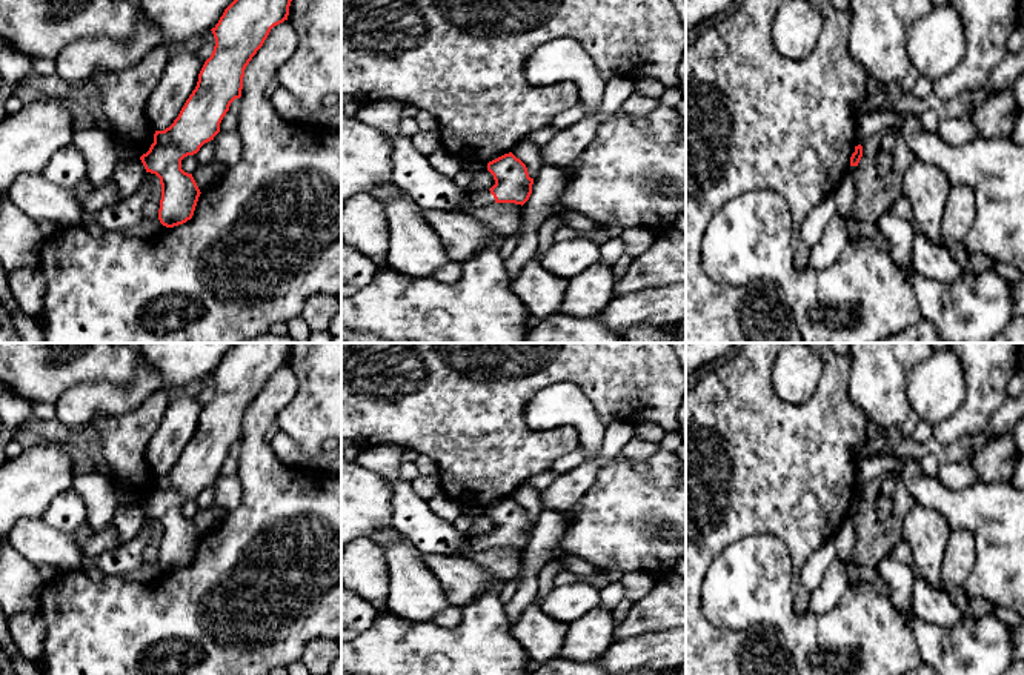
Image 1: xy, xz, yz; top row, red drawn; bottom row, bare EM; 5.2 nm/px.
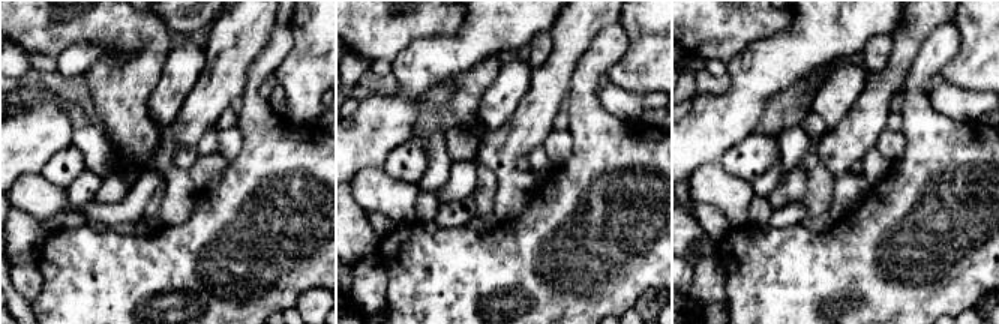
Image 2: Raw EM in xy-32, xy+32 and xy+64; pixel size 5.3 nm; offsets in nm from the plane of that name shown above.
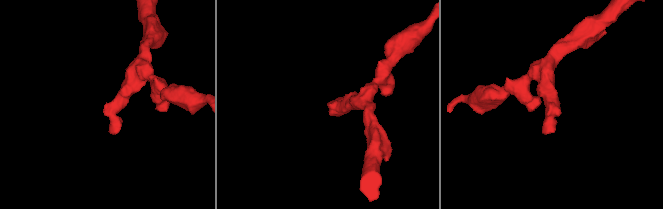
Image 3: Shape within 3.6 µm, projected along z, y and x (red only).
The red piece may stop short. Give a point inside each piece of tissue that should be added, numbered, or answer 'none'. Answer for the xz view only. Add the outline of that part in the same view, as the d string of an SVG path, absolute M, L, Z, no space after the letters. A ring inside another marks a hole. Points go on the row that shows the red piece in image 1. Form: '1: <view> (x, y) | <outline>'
1: xz (475, 199) | M489 189L472 191L472 192L467 192L467 198L458 206L455 206L452 212L467 214L469 209L490 206L494 203L495 203L495 198Z

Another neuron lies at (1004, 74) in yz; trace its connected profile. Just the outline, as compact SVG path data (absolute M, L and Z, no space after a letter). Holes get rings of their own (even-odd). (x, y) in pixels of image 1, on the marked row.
M1024 46L1018 52L1009 52L990 72L987 83L972 92L967 114L989 100L995 92L1012 89L1018 75L1024 71Z

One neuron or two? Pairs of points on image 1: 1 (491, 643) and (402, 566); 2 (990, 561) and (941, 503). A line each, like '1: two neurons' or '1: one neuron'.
1: two neurons
2: one neuron

